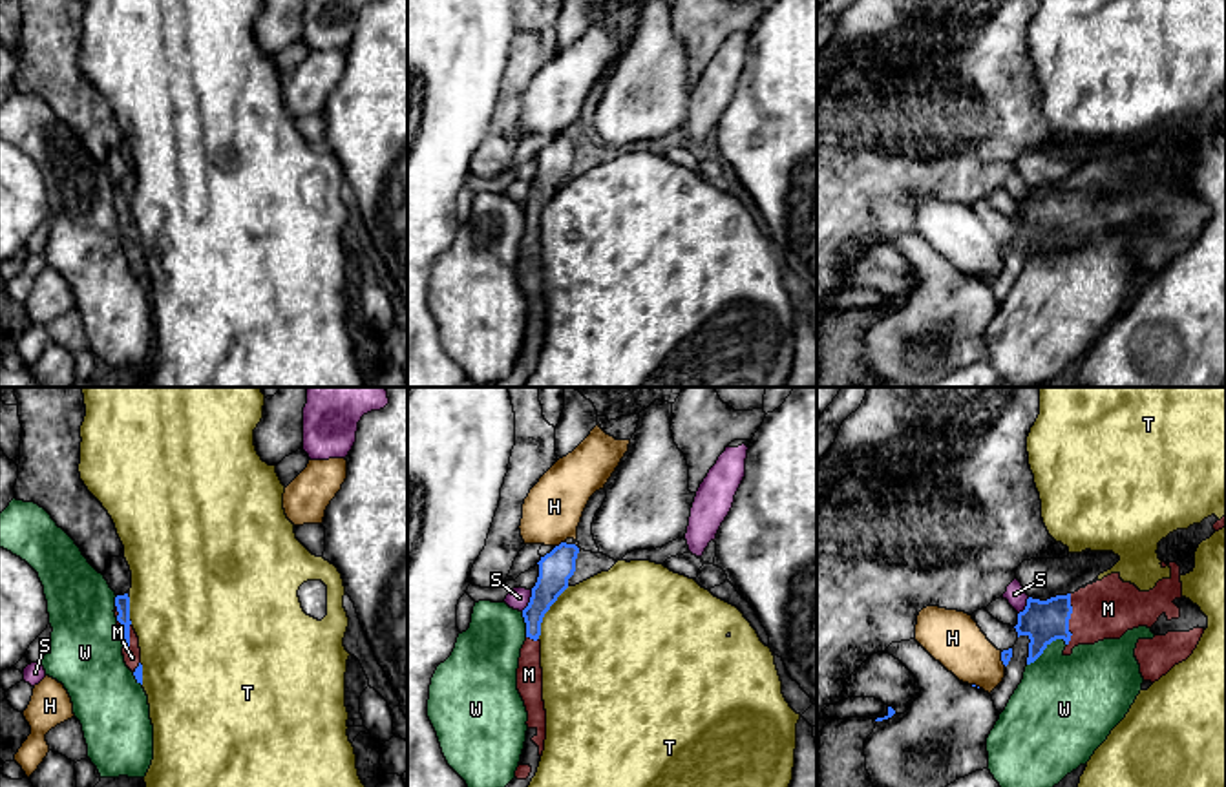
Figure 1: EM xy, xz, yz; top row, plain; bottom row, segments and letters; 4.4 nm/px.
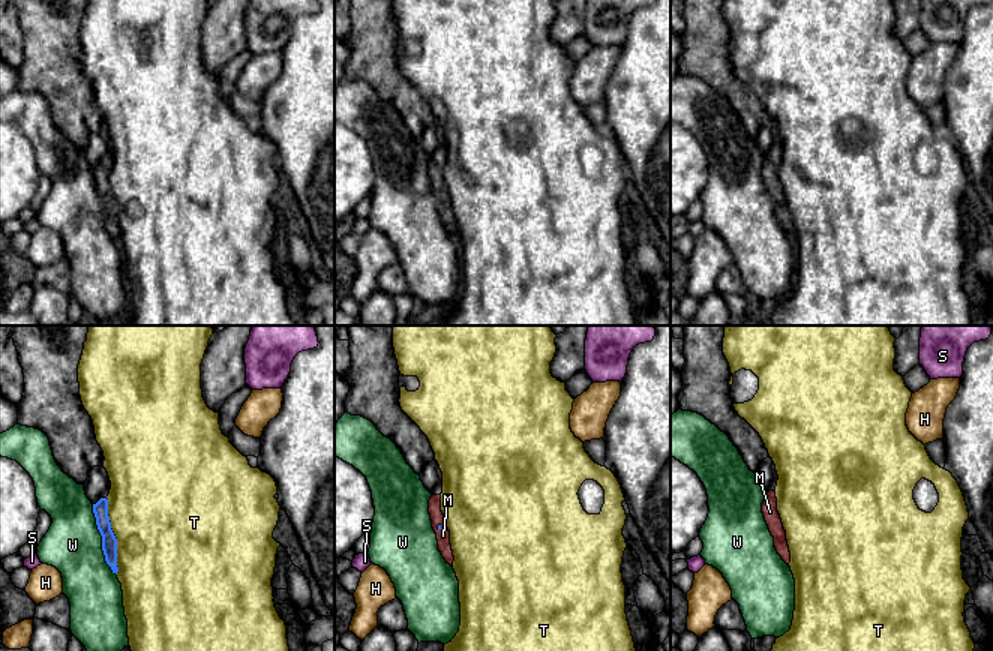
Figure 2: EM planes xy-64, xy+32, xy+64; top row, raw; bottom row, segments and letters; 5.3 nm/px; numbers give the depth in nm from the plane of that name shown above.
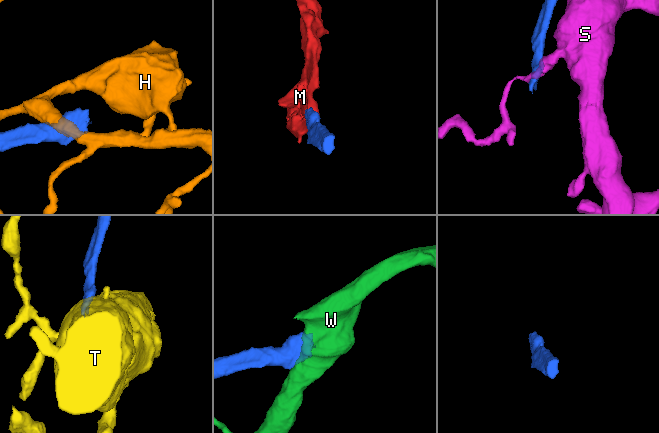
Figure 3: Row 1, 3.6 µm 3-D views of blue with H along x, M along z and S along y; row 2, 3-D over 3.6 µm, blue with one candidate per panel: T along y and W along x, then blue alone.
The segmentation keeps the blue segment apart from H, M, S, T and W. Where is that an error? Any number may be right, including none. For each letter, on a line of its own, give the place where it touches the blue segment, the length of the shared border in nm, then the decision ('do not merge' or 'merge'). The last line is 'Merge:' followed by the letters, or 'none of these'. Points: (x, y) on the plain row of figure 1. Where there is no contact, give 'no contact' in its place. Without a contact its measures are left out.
H: xz (561, 134) | 50 nm | do not merge
M: yz (1069, 209) | 240 nm | merge
S: xz (530, 192) | 110 nm | do not merge
T: xz (547, 201) | 280 nm | do not merge
W: yz (1046, 238) | 200 nm | do not merge
Merge: M

